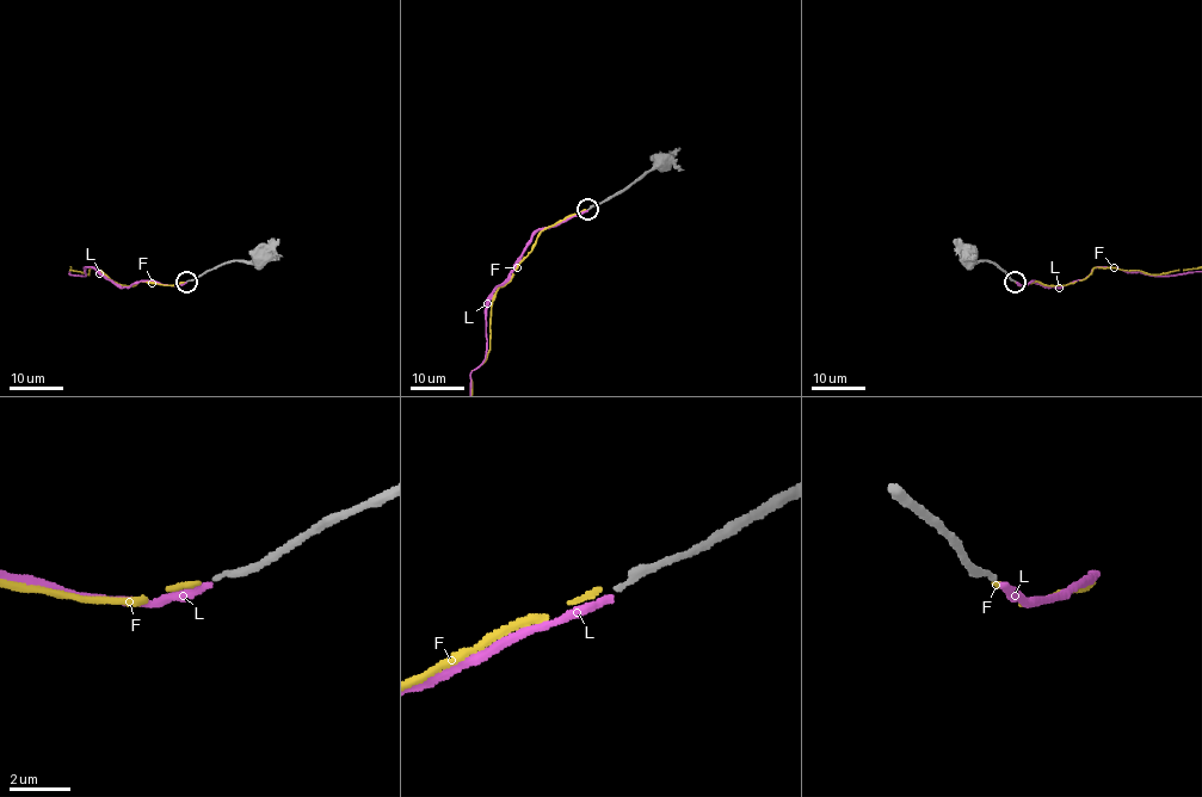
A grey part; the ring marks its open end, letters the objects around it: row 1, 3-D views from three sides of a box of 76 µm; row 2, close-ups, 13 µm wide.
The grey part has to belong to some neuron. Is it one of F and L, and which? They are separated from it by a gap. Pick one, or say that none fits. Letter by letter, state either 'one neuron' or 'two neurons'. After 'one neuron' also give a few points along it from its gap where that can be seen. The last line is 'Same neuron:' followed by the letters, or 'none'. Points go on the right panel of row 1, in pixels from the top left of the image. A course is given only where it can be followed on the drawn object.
F: one neuron
L: two neurons
Same neuron: F

